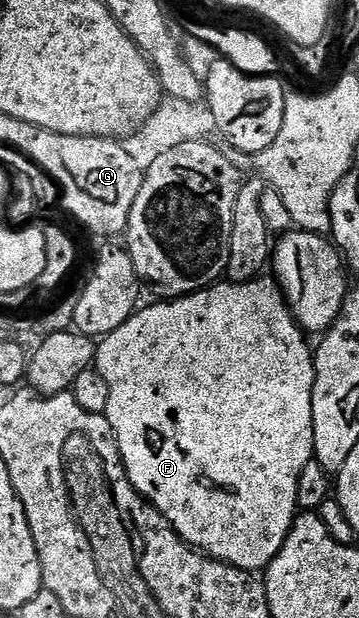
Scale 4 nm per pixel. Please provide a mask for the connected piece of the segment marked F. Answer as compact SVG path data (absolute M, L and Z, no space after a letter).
M262 276L253 278L249 282L230 282L222 280L215 282L213 285L203 288L194 294L188 294L182 298L171 298L168 300L157 300L154 306L142 305L137 313L130 316L127 324L123 324L119 328L115 328L115 332L111 332L107 337L100 339L95 346L95 368L103 376L103 380L107 380L107 388L111 388L111 396L107 400L107 408L105 409L105 419L111 424L111 428L117 437L117 447L121 453L121 463L125 466L127 476L131 480L131 484L135 487L138 494L145 499L149 505L156 508L162 516L171 524L171 528L178 534L183 541L188 542L194 550L201 551L202 554L216 558L219 562L225 562L228 566L234 566L240 570L250 572L264 571L266 566L271 564L271 560L275 560L275 556L279 552L279 548L283 548L283 540L287 540L287 532L291 532L291 524L297 517L299 511L297 509L297 489L299 488L299 472L303 472L303 468L307 468L307 464L314 461L313 457L313 389L315 388L315 364L313 363L314 351L311 349L311 342L307 337L306 331L301 329L301 325L293 318L289 305L285 302L285 293L281 291L280 286L272 277Z

